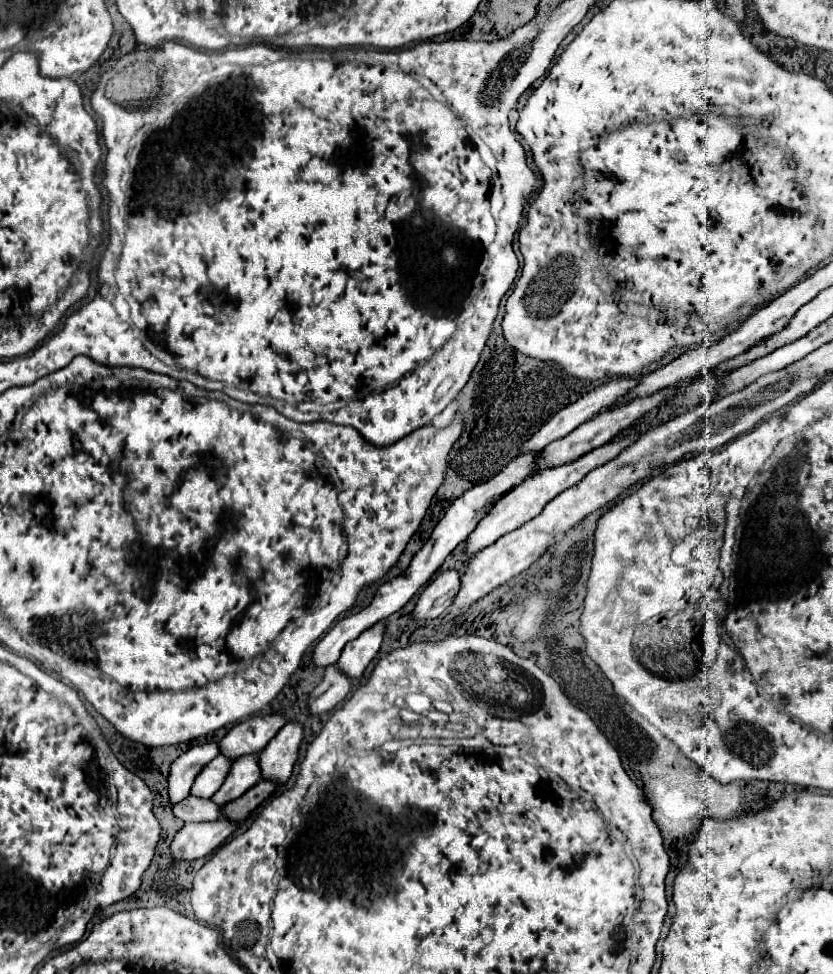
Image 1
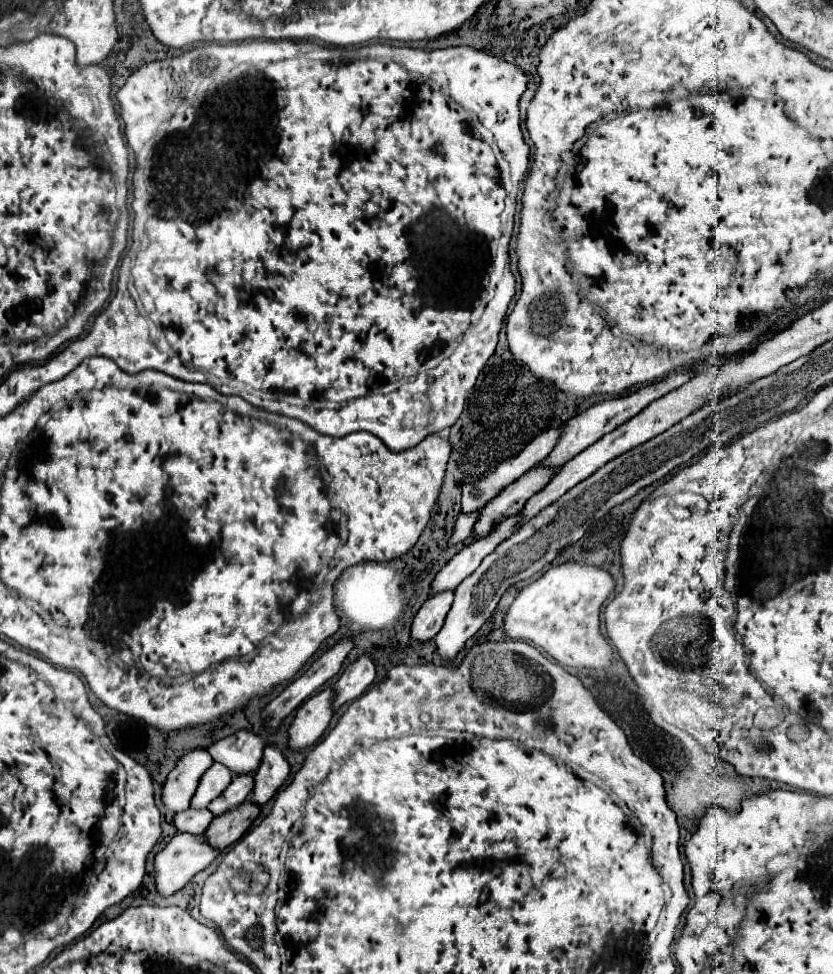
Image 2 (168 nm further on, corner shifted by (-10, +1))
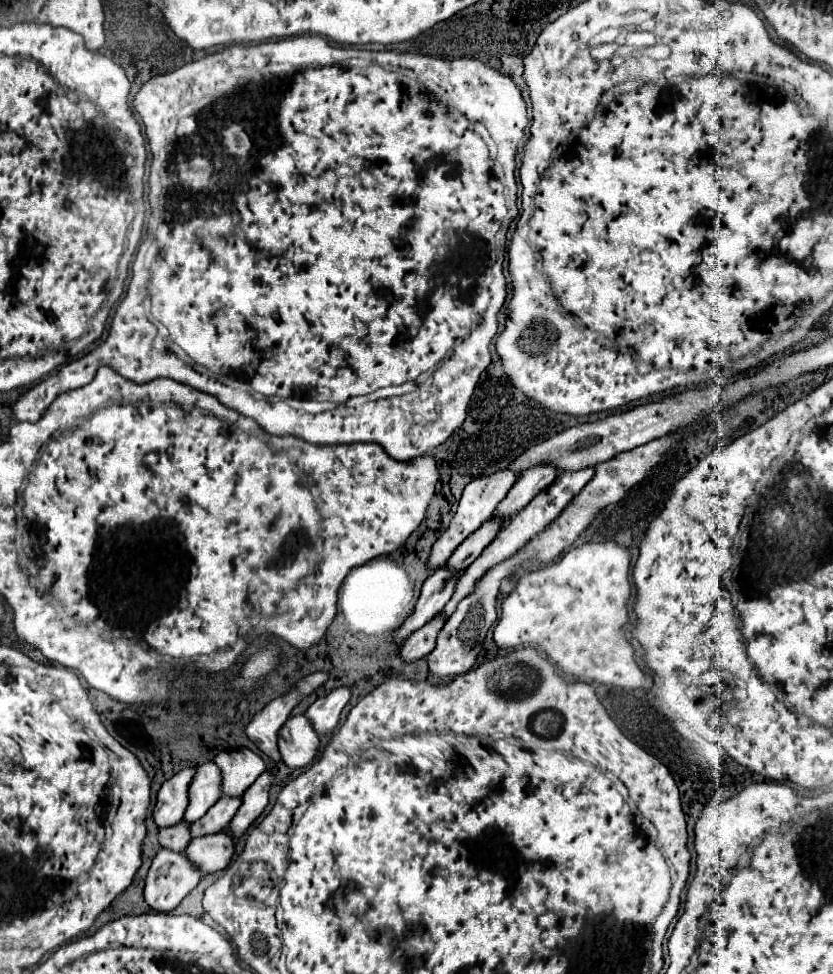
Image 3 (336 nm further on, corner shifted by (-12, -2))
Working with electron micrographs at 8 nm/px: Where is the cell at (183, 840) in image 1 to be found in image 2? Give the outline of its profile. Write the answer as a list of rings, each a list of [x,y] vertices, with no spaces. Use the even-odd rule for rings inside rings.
[[[177,833],[155,855],[155,887],[161,897],[181,891],[199,871],[203,871],[219,851],[203,841],[201,835]]]

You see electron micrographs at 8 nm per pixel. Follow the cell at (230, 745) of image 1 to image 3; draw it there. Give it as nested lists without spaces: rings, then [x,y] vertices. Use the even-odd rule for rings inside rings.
[[[249,748],[219,752],[213,762],[221,768],[223,794],[227,796],[241,796],[267,768],[261,756]]]

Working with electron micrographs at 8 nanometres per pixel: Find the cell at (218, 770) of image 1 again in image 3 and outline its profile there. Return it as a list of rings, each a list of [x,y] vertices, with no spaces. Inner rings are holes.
[[[205,762],[197,768],[197,774],[189,786],[189,806],[185,812],[187,822],[195,822],[221,798],[221,770],[213,762]]]

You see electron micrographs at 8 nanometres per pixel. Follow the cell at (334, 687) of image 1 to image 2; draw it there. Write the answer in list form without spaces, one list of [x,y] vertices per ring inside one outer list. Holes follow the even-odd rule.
[[[323,689],[321,693],[309,697],[297,709],[295,719],[287,729],[289,749],[301,751],[313,745],[323,735],[323,731],[329,727],[329,721],[333,717],[331,699],[333,699],[333,689]]]

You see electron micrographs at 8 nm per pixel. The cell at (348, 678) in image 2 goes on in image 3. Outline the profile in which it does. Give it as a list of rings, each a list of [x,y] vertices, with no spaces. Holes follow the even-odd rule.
[[[339,686],[331,690],[327,696],[317,698],[307,708],[307,718],[313,722],[317,734],[331,734],[339,724],[339,714],[351,698],[351,686]]]

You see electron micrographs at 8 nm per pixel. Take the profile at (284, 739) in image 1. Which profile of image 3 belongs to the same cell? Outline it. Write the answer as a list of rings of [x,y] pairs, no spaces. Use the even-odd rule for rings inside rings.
[[[267,770],[267,772],[263,772],[257,778],[257,782],[249,790],[245,790],[241,810],[235,814],[235,818],[229,824],[229,828],[231,828],[235,838],[239,838],[261,816],[261,812],[265,810],[271,784],[273,784],[273,774]]]

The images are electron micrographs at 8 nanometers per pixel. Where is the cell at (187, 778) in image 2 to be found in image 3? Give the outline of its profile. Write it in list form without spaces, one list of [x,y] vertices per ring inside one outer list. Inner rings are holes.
[[[183,768],[161,786],[157,794],[157,804],[153,808],[153,818],[159,828],[167,828],[183,820],[183,814],[187,810],[189,786],[195,772],[197,768]]]

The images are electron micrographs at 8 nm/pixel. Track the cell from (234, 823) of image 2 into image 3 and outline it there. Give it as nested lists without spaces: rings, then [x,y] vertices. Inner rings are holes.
[[[221,830],[211,836],[207,834],[201,838],[193,838],[185,850],[189,860],[203,874],[223,870],[229,864],[233,852],[235,852],[235,842],[233,842],[233,834],[229,830]]]

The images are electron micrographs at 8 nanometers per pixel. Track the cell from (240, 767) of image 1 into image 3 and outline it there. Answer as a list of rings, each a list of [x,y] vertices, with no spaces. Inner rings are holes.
[[[221,796],[219,802],[215,802],[207,810],[207,814],[203,818],[199,818],[197,822],[191,824],[193,838],[225,830],[229,826],[229,822],[233,820],[233,816],[237,814],[239,806],[241,806],[241,798],[225,798],[225,796]]]

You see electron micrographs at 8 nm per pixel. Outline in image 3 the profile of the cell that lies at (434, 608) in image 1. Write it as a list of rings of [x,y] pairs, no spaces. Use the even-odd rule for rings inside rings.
[[[437,614],[435,618],[431,618],[425,626],[421,626],[419,630],[415,630],[409,640],[403,642],[403,648],[401,648],[401,658],[407,660],[407,662],[413,662],[413,660],[419,660],[419,658],[425,658],[433,648],[435,648],[435,642],[437,642],[437,634],[441,632],[441,628],[445,626],[447,618],[443,614]]]

